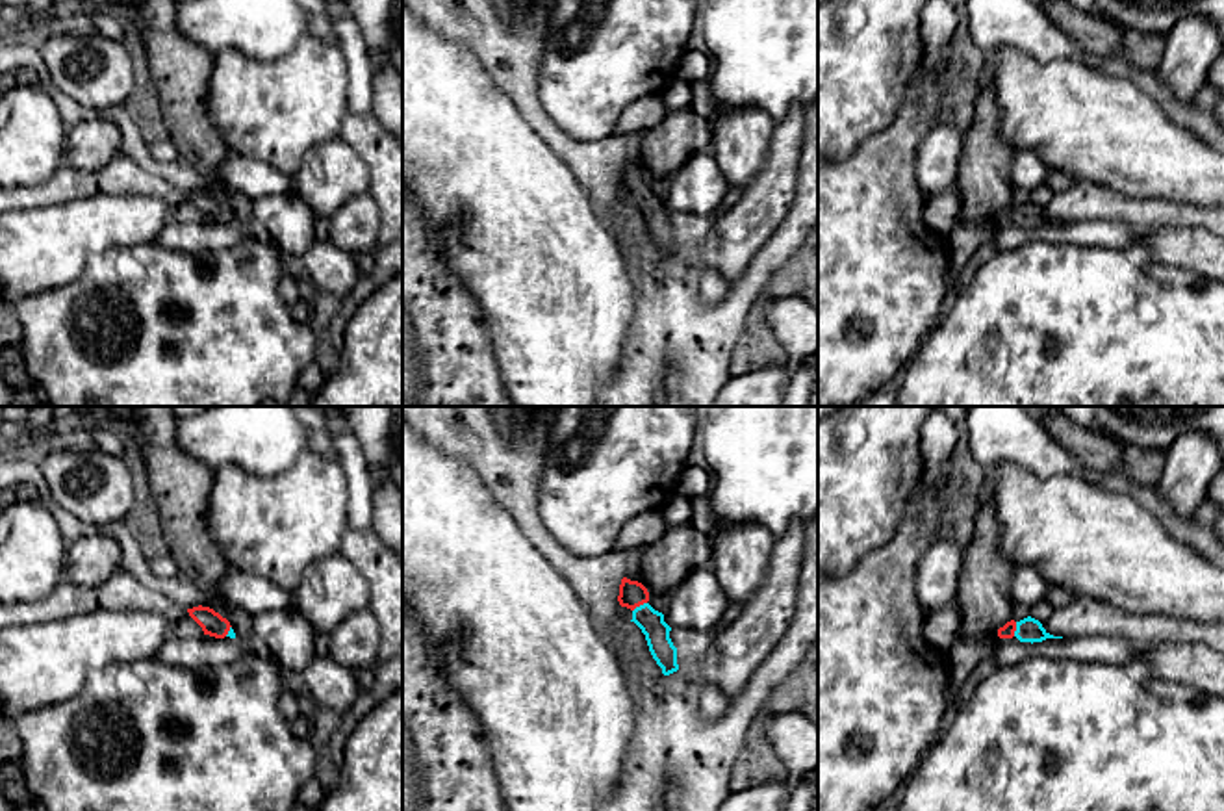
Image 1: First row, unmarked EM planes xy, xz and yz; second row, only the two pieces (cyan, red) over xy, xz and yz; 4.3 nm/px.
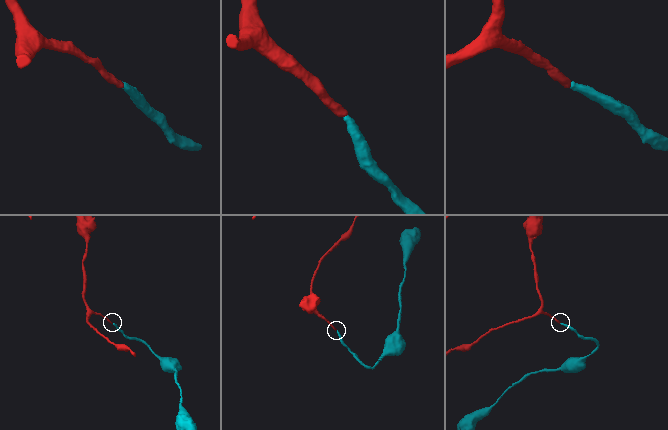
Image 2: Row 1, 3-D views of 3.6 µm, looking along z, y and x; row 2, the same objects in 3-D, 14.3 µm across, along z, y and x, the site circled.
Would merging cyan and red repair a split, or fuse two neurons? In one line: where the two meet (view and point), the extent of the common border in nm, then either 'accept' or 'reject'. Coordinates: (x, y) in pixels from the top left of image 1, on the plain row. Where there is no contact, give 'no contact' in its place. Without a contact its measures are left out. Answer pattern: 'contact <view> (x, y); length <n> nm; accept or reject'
contact xz (640, 190); length 80 nm; accept

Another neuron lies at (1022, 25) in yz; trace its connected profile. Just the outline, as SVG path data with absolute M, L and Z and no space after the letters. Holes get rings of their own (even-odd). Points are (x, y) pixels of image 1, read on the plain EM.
M966 0L968 28L975 46L990 59L1001 48L1020 50L1042 63L1053 59L1089 59L1076 50L1076 39L1061 30L1033 0Z

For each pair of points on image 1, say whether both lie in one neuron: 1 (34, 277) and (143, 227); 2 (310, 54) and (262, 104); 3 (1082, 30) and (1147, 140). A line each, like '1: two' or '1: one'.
1: one
2: one
3: two

